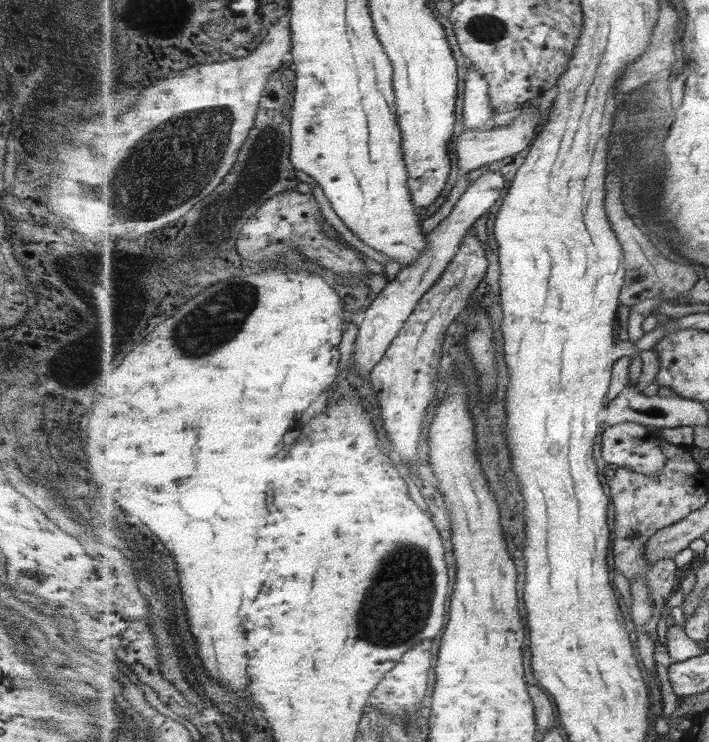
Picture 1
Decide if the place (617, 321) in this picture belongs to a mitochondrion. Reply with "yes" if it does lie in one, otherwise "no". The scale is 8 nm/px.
no

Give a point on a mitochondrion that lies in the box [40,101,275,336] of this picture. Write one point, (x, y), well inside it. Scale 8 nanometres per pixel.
(117, 183)

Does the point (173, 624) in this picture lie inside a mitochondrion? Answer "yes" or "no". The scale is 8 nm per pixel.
no

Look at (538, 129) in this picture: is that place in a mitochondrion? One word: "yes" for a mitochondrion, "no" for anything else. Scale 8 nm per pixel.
no

